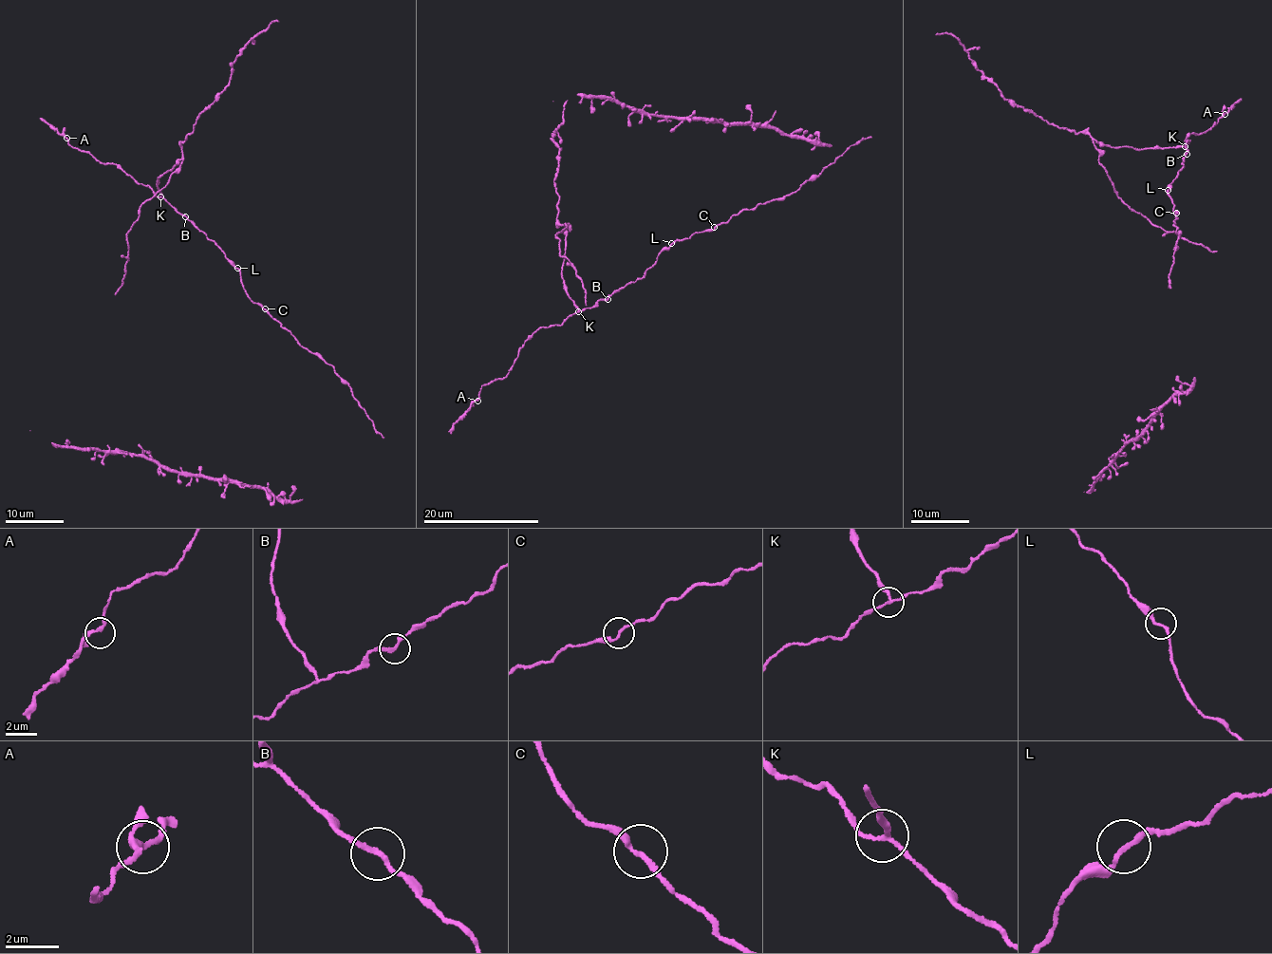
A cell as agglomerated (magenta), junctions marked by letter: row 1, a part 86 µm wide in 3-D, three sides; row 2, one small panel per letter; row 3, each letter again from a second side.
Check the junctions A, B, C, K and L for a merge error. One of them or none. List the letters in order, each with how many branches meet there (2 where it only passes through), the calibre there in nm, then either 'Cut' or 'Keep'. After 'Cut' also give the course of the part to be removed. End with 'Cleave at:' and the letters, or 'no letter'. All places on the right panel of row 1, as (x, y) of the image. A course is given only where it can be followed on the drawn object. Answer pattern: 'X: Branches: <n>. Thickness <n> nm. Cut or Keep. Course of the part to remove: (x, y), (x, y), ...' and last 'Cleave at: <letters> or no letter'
A: Branches: 3. Thickness 190 nm. Keep
B: Branches: 2. Thickness 190 nm. Keep
C: Branches: 2. Thickness 160 nm. Keep
K: Branches: 3. Thickness 160 nm. Cut. Course of the part to remove: (1185, 146), (1143, 150), (1100, 143), (1085, 133), (1047, 123), (1003, 99), (976, 68), (957, 37), (936, 35)
L: Branches: 2. Thickness 160 nm. Keep
Cleave at: K

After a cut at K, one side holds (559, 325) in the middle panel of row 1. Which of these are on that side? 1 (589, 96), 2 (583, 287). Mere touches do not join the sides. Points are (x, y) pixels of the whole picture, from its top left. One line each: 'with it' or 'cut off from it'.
1: with it
2: cut off from it

